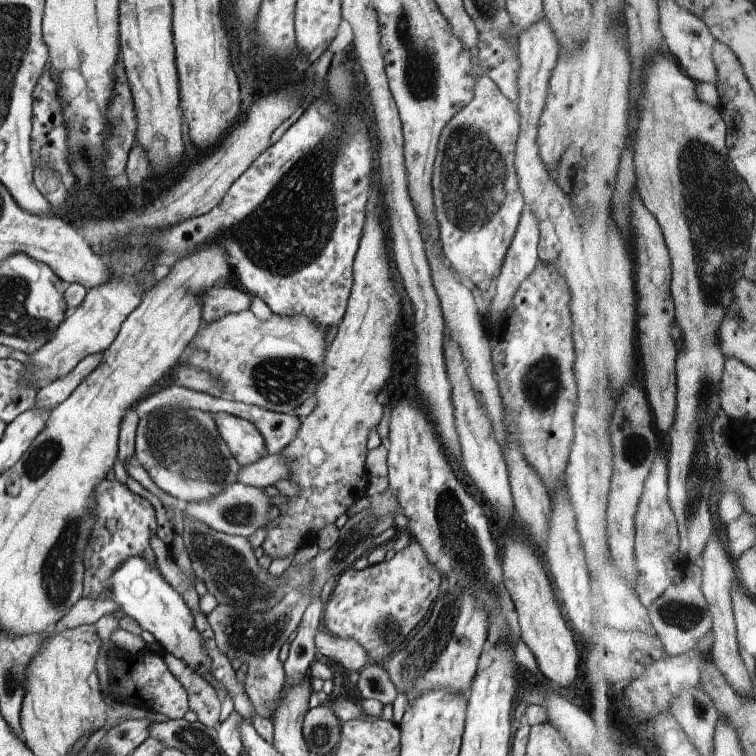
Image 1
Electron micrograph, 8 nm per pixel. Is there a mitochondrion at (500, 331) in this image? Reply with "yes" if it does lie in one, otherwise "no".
no

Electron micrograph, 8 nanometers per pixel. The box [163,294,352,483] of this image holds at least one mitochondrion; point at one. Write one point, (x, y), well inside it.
(280, 381)

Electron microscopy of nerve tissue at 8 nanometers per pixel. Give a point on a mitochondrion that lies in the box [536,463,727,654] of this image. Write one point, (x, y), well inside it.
(679, 615)

